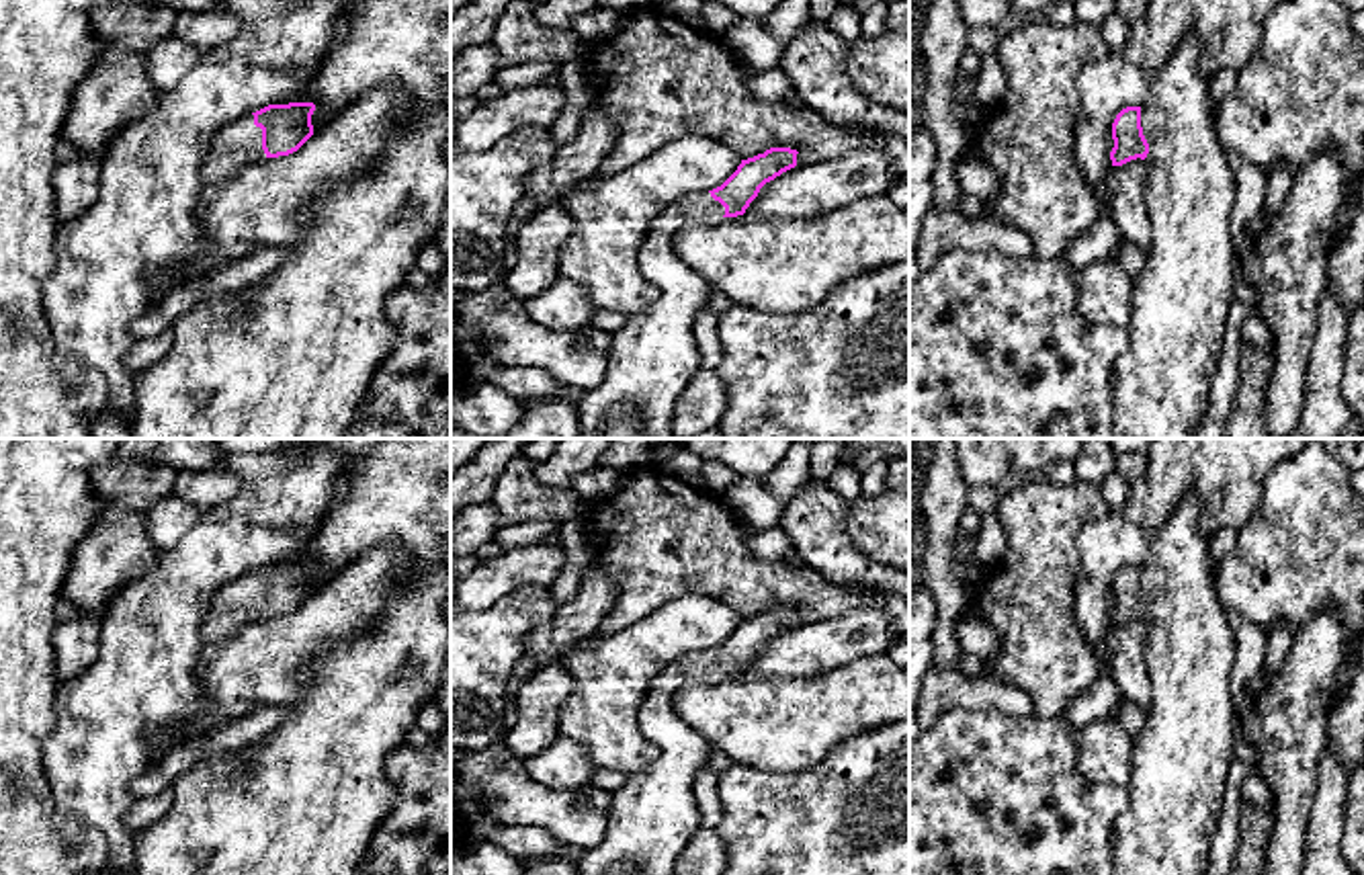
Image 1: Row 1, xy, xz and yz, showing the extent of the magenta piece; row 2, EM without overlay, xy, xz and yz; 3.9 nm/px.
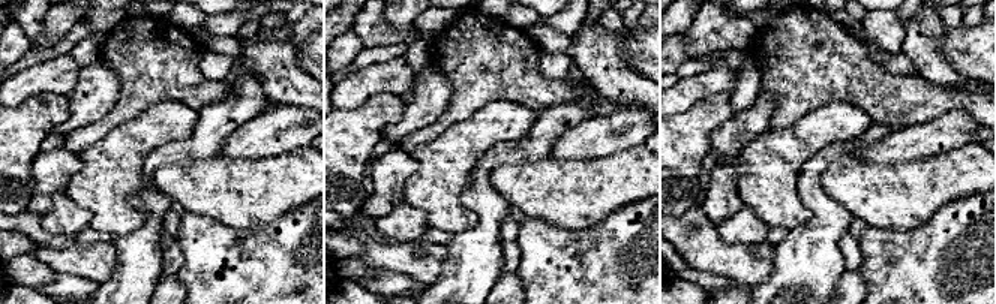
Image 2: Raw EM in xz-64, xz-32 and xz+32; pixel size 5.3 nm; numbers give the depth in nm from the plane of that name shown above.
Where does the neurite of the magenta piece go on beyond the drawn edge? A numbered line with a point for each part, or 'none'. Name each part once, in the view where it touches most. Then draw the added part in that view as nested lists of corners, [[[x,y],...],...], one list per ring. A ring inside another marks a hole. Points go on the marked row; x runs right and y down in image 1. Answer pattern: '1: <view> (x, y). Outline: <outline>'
1: xy (238, 144). Outline: [[[246,115],[221,127],[203,162],[205,186],[217,186],[242,166],[264,162],[262,129],[254,125],[254,115]]]

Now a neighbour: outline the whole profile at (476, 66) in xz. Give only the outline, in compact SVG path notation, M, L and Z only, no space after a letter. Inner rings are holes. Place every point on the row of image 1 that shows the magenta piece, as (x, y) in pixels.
M485 41L463 49L451 61L451 100L477 94L500 70L498 51Z

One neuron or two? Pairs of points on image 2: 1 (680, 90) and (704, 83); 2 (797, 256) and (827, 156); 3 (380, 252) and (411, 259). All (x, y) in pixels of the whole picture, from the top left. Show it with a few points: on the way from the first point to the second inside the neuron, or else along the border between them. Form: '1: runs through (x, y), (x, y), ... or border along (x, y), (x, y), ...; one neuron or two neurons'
1: runs through (686, 90), (698, 86); one neuron
2: runs through (818, 231), (818, 202), (813, 198), (813, 181); one neuron
3: runs through (387, 255), (404, 258); one neuron

